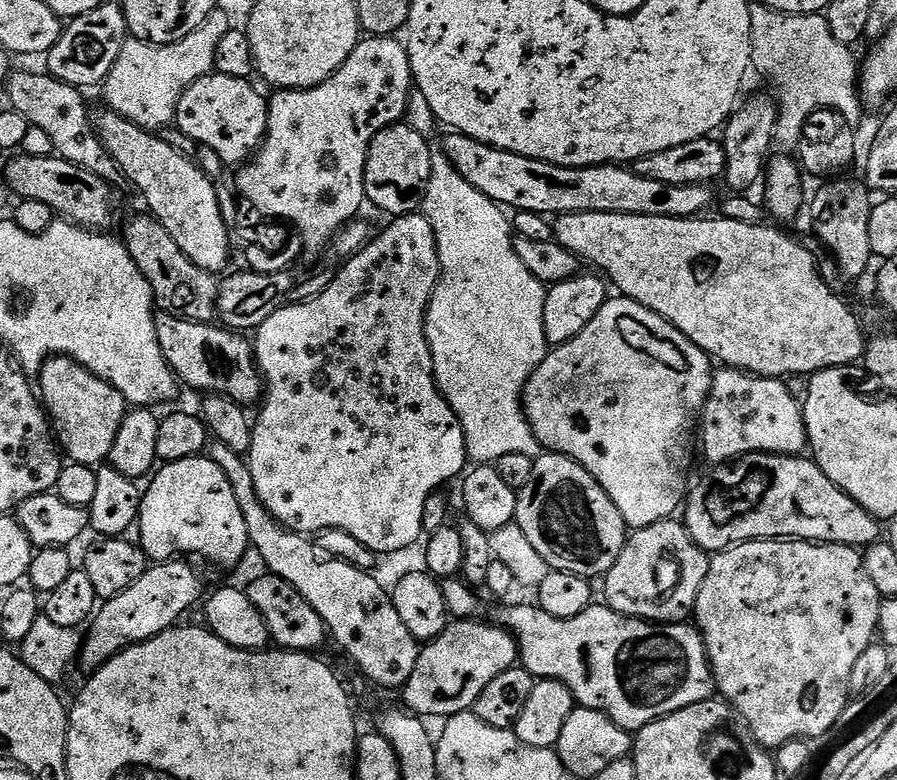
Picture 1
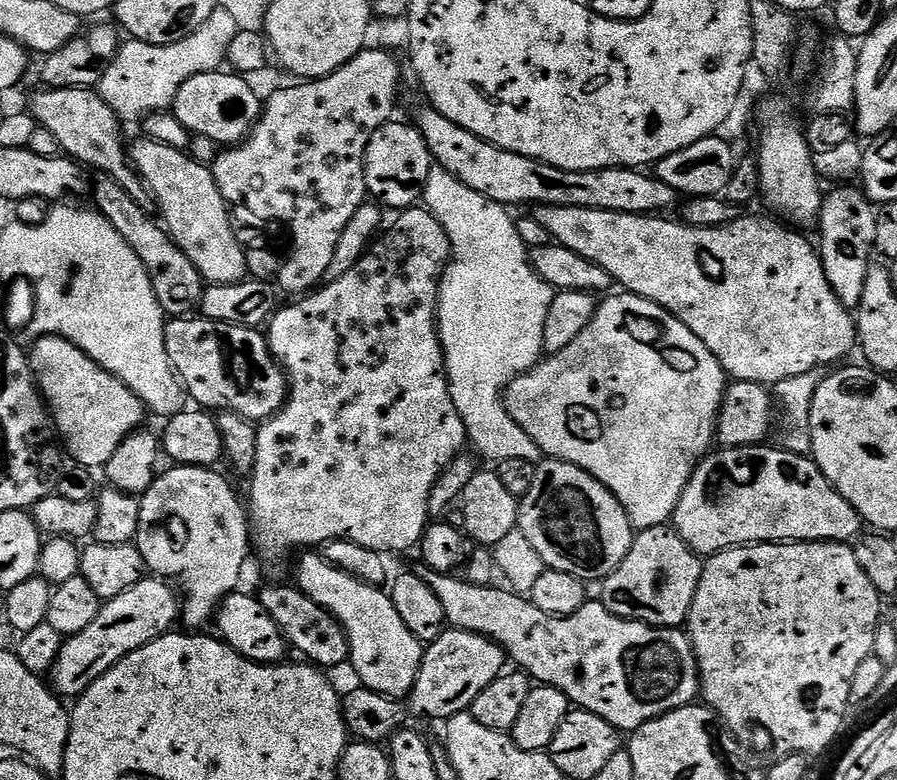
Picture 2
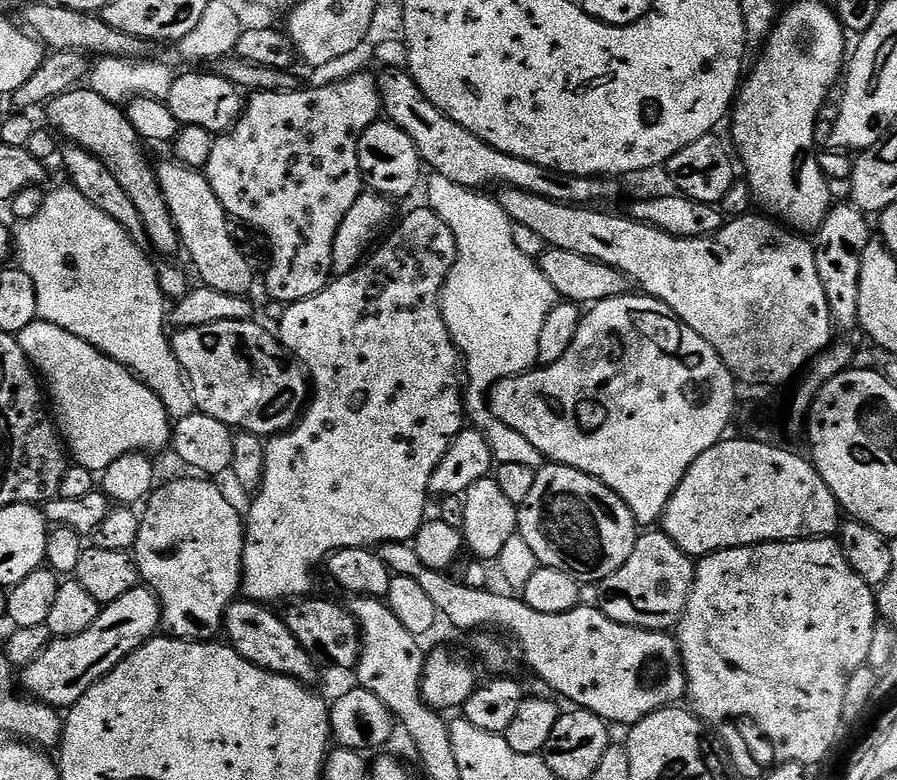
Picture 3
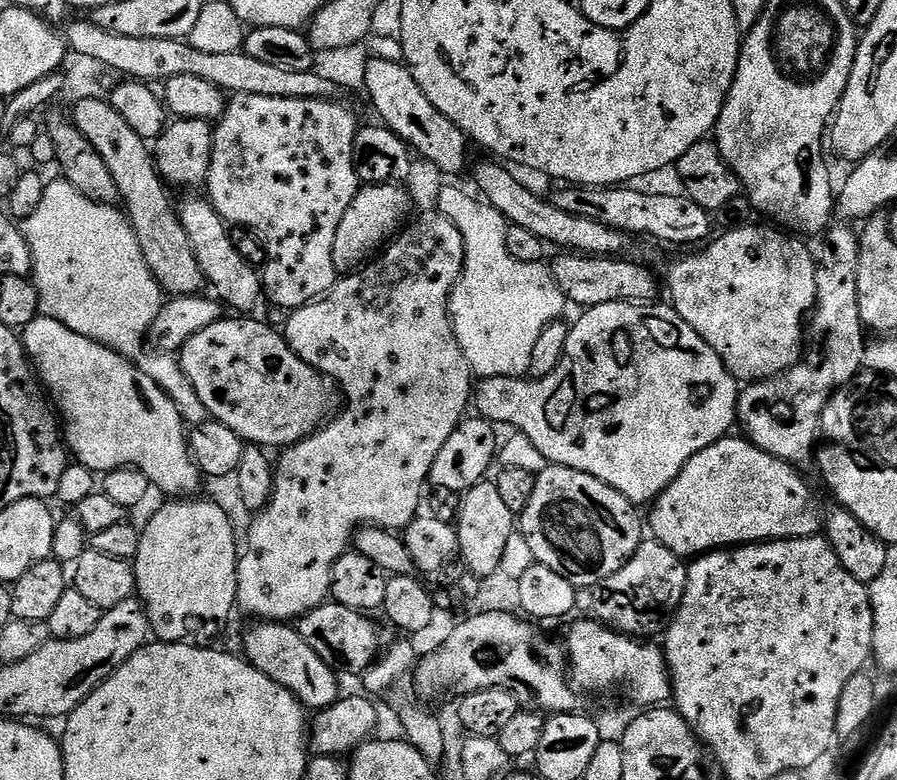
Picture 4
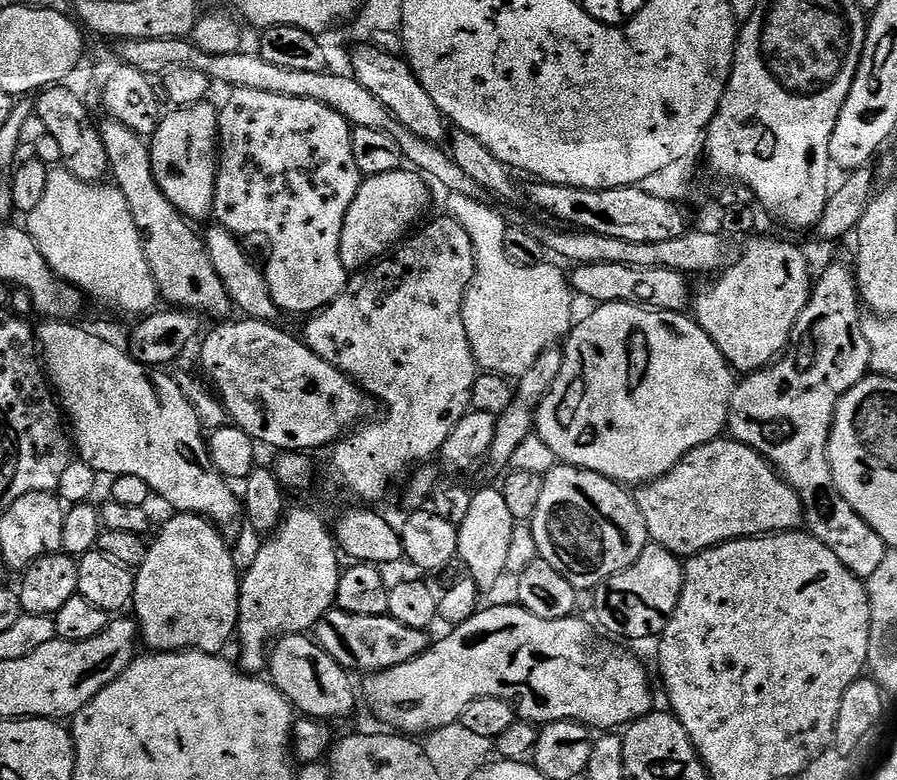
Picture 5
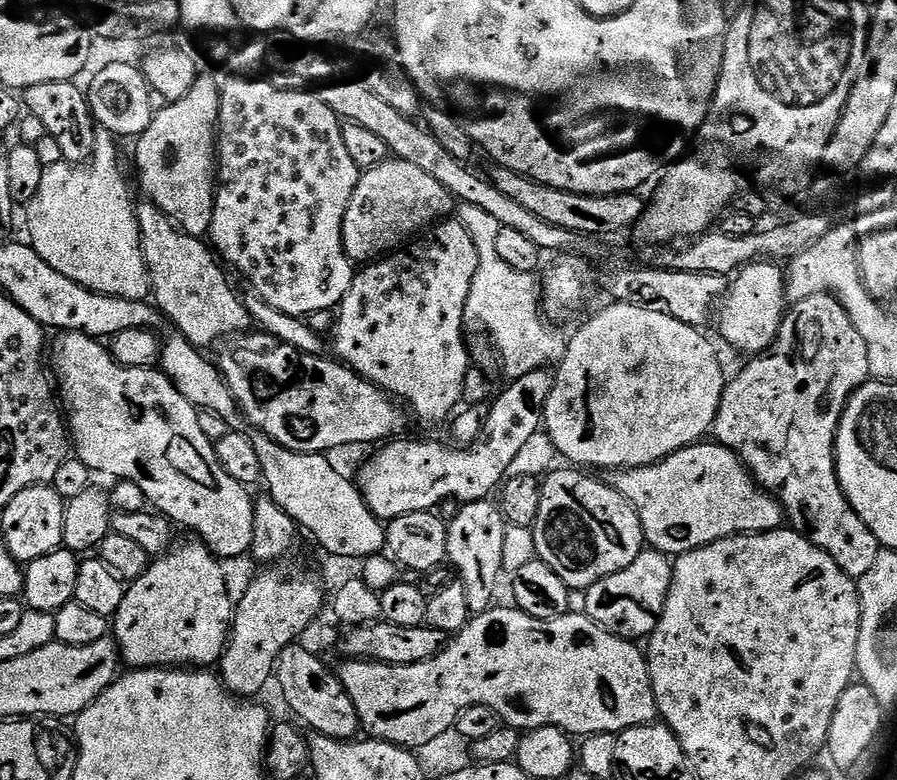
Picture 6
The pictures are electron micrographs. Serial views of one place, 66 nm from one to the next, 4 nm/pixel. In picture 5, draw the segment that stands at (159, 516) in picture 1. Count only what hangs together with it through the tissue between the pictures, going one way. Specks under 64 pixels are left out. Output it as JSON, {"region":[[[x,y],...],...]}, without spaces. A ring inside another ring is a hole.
{"region":[[[181,512],[179,514],[172,514],[172,517],[165,522],[160,528],[160,533],[157,534],[153,540],[148,544],[148,553],[146,558],[140,564],[140,567],[135,569],[134,575],[136,577],[136,589],[132,595],[132,602],[130,605],[131,611],[134,613],[134,619],[138,625],[138,636],[141,641],[144,640],[149,645],[147,646],[153,652],[186,652],[195,650],[198,652],[210,652],[213,654],[223,653],[224,647],[228,644],[228,639],[235,637],[238,632],[238,625],[240,623],[240,578],[241,573],[236,572],[236,560],[232,557],[232,552],[228,549],[228,544],[224,541],[224,536],[219,527],[213,524],[212,521],[207,520],[204,516],[195,516],[192,512]]]}

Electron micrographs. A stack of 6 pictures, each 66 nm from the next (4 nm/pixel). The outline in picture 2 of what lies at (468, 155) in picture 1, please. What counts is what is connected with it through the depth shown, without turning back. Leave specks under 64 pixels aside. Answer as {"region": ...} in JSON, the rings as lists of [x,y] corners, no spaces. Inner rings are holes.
{"region":[[[423,107],[416,112],[414,126],[422,134],[435,167],[454,174],[458,182],[470,186],[470,190],[478,190],[478,194],[499,204],[582,206],[590,210],[646,216],[667,213],[664,211],[678,200],[678,193],[674,189],[647,171],[634,168],[603,168],[597,172],[558,170],[558,166],[543,164],[534,158],[494,146],[491,140],[478,138],[478,134],[470,134],[470,130],[450,122],[450,118],[446,118],[437,108]]]}

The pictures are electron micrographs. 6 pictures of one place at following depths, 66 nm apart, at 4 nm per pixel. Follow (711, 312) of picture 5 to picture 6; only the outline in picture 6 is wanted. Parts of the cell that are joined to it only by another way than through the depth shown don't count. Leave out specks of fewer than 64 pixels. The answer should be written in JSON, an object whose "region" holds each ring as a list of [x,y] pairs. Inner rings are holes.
{"region":[[[776,262],[747,264],[731,281],[719,305],[721,338],[740,352],[748,352],[747,354],[767,352],[776,341],[780,325],[784,322],[786,315],[784,304],[786,305],[785,269]]]}

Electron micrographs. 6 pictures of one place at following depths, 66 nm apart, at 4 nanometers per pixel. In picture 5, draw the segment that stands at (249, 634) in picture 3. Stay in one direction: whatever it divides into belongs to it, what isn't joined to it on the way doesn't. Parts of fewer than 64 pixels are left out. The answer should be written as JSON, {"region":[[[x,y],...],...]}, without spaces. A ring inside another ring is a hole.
{"region":[[[311,635],[282,636],[275,641],[268,654],[266,672],[272,685],[288,699],[289,704],[301,717],[321,722],[333,722],[332,720],[340,720],[343,716],[350,715],[356,708],[356,700],[358,704],[358,688],[357,685],[356,688],[352,685],[352,680],[348,677],[351,676],[349,669],[338,666],[338,662],[334,662],[334,658],[330,658],[330,654],[326,654],[326,650],[322,650],[316,645],[316,641]]]}

